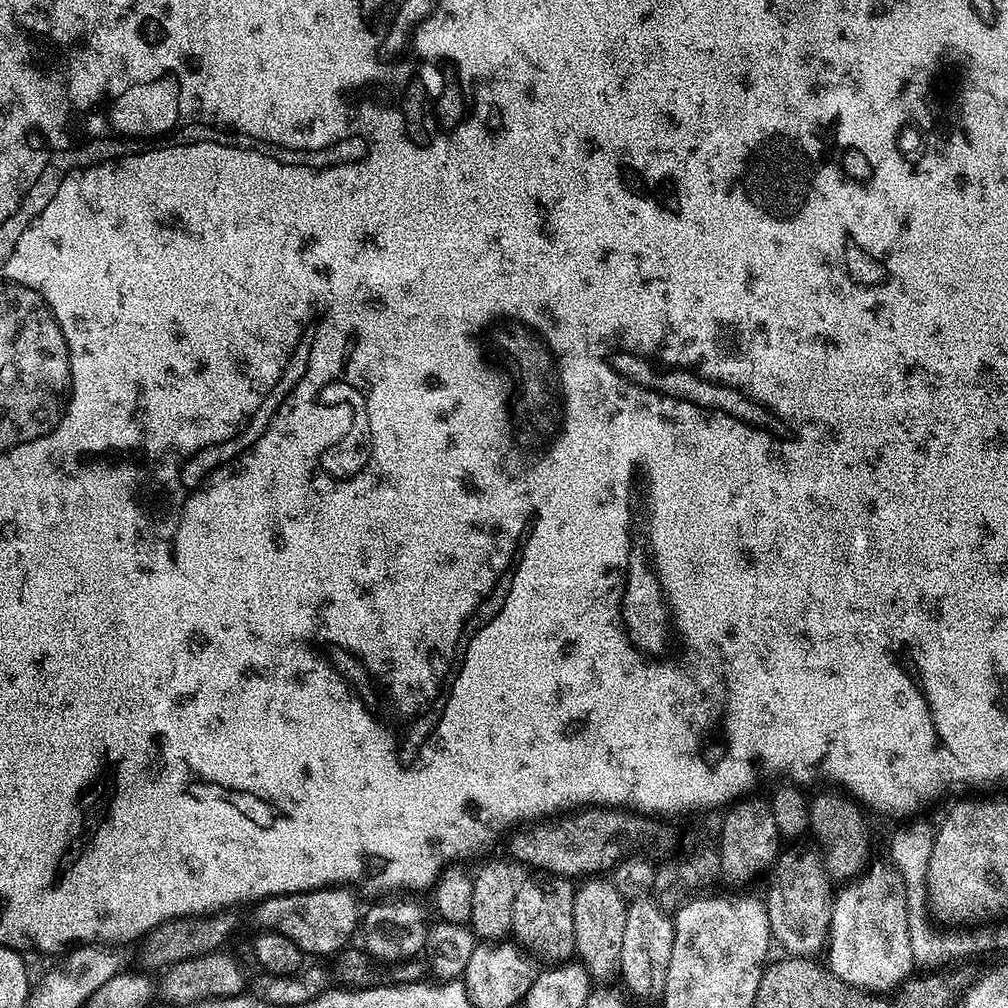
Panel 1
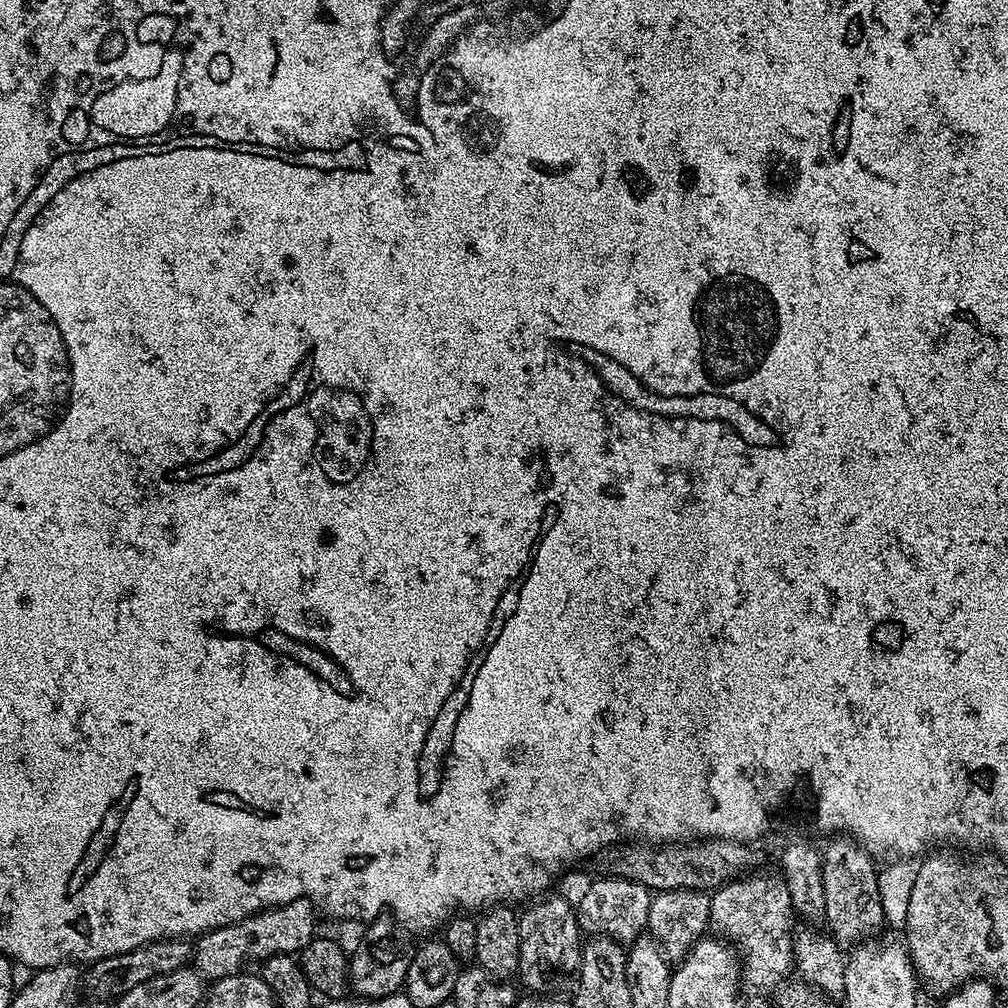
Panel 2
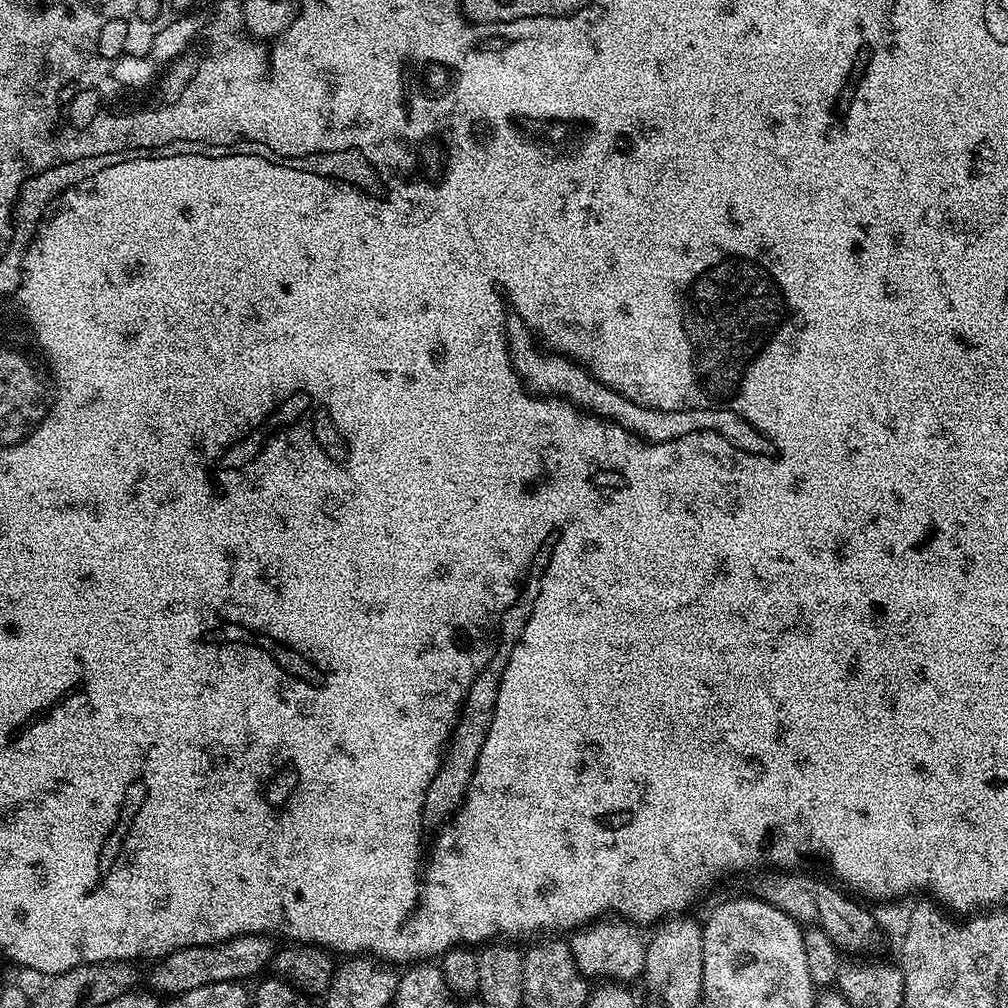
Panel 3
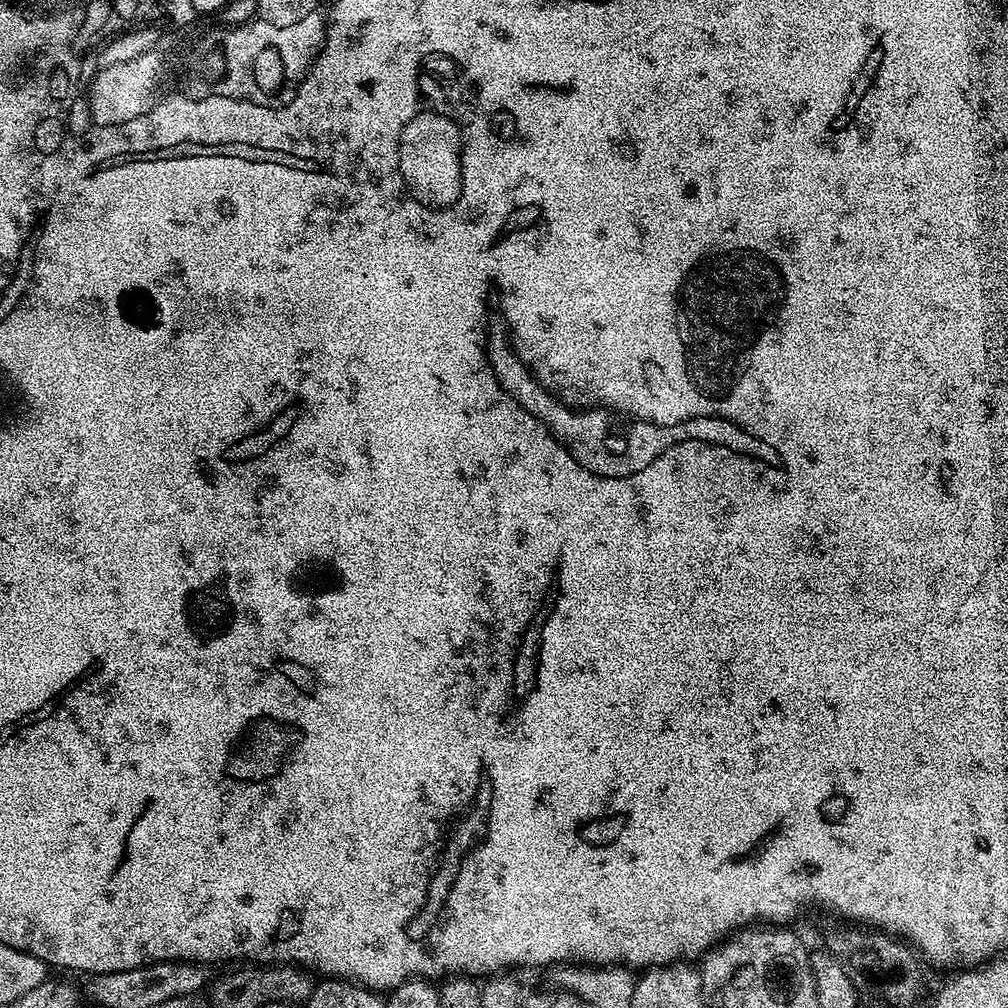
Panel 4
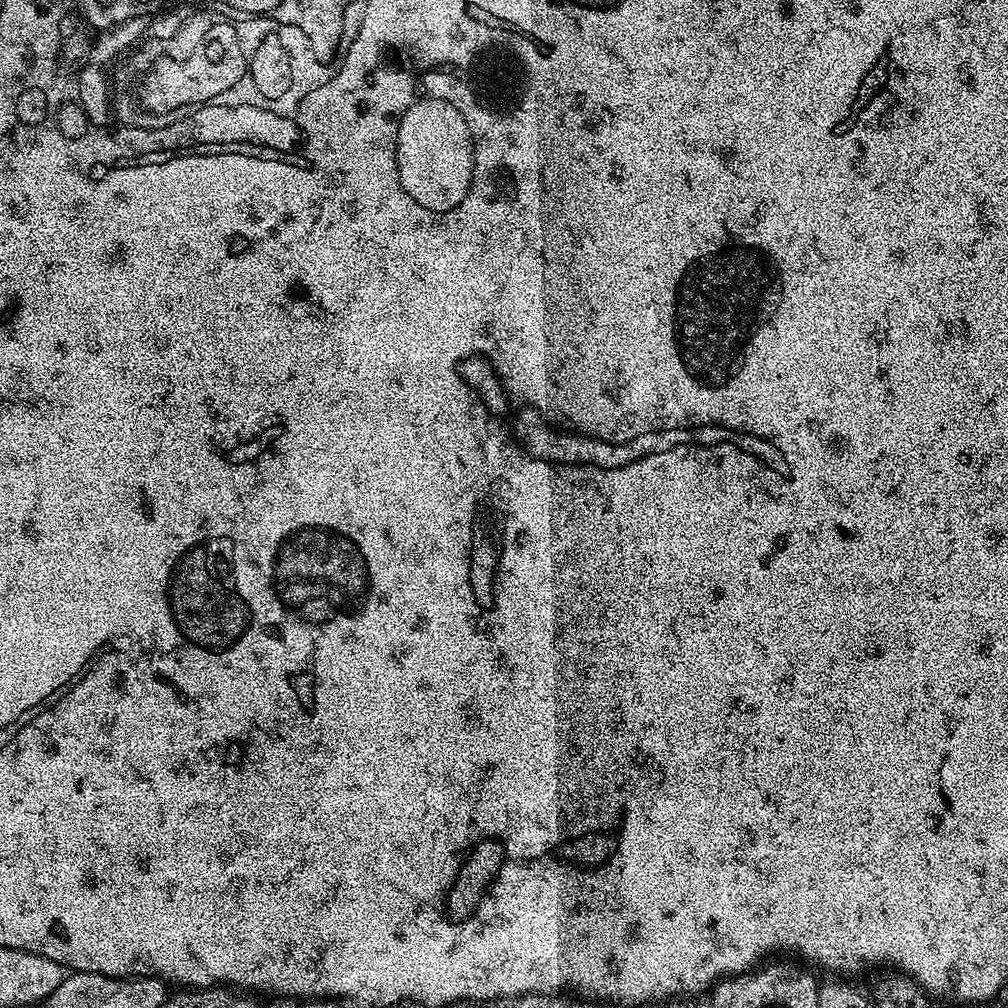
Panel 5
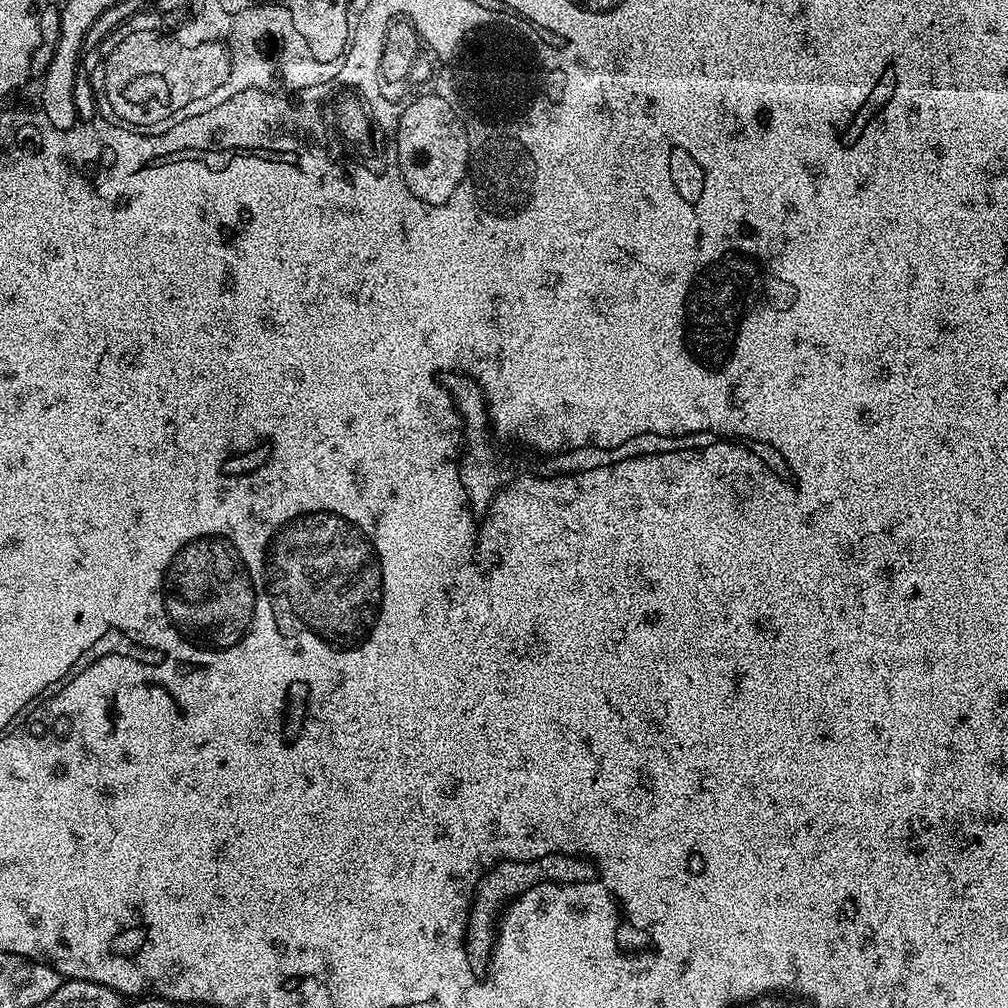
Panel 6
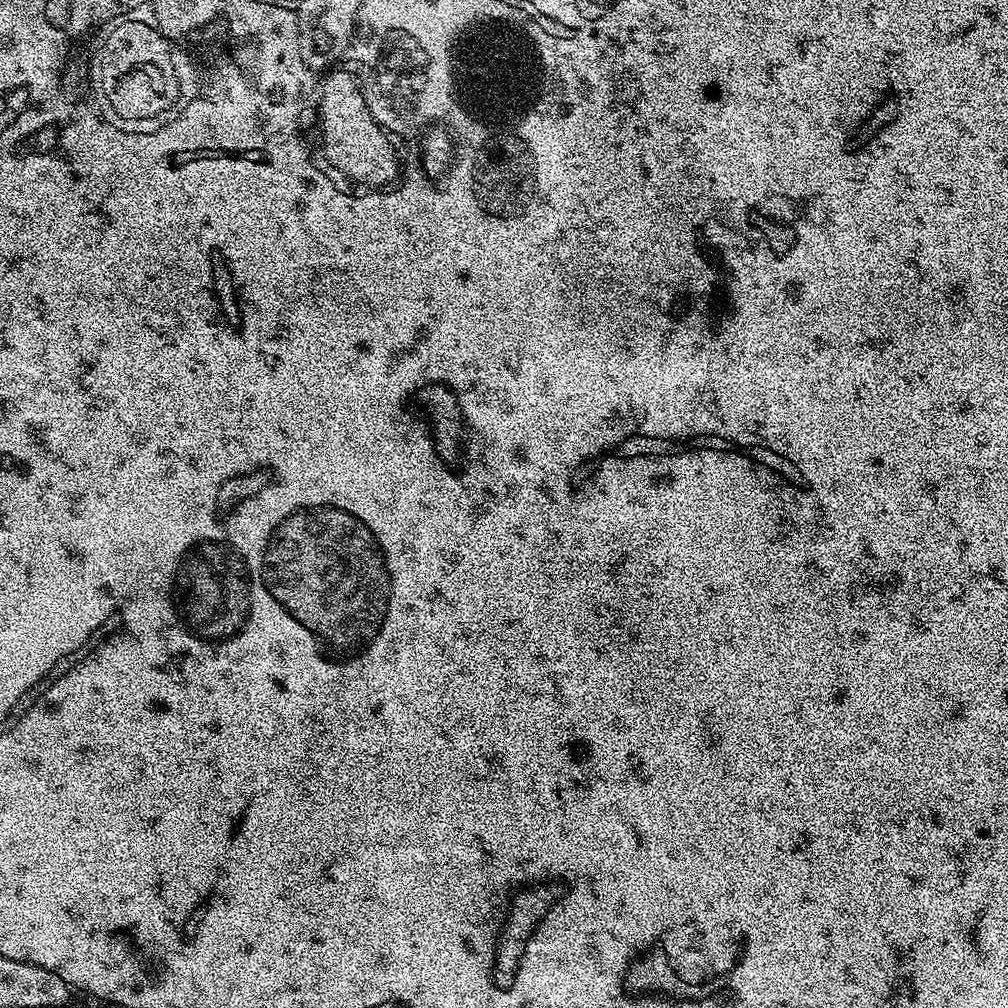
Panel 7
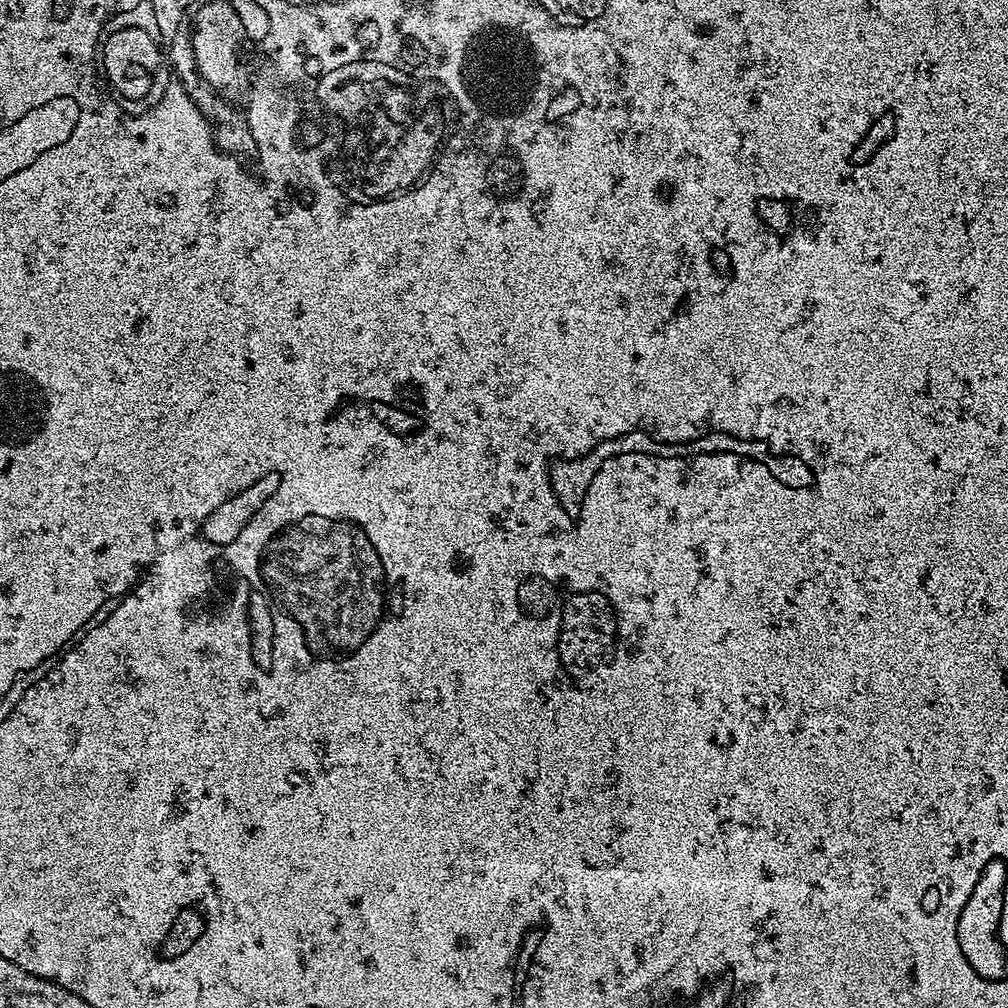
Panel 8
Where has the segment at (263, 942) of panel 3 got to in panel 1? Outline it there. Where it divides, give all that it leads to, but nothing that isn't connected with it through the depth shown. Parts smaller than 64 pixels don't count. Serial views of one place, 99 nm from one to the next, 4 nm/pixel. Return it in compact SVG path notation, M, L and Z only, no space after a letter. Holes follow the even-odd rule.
M333 886L331 888L319 888L313 892L291 892L285 896L267 896L266 899L259 901L254 908L254 911L256 911L257 929L265 932L277 932L286 938L290 938L290 942L294 942L294 946L298 946L301 952L309 957L335 957L340 949L349 947L351 940L348 939L355 932L357 935L358 925L362 920L361 909L356 909L356 900L351 894L353 895L347 887Z

